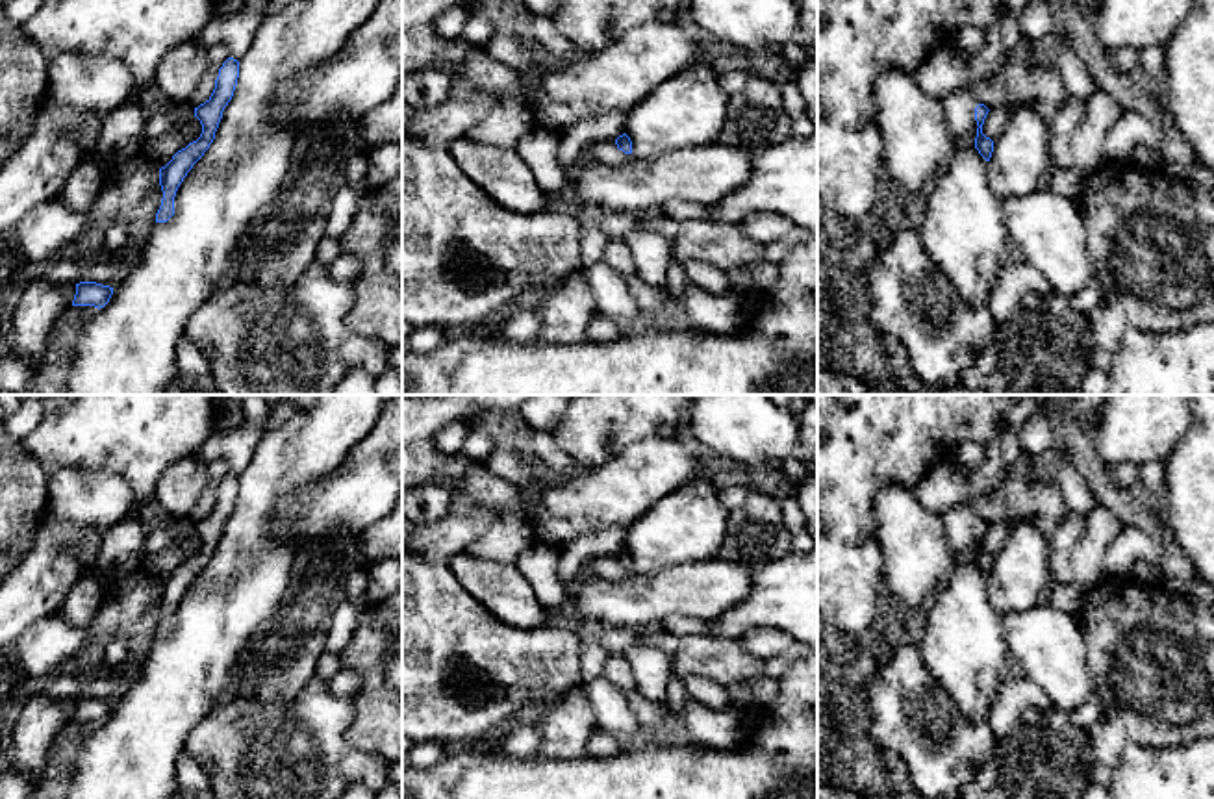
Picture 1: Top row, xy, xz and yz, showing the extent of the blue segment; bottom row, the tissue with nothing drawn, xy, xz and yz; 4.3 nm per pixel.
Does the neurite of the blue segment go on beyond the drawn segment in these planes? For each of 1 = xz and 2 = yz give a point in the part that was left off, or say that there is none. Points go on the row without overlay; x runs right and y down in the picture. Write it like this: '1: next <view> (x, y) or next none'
1: next none
2: next none

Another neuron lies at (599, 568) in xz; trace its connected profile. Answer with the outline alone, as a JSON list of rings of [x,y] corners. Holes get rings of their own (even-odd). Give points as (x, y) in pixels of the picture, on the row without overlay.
[[[593,558],[582,567],[588,578],[602,578],[610,582],[625,580],[632,575],[632,569],[625,569],[615,558]]]

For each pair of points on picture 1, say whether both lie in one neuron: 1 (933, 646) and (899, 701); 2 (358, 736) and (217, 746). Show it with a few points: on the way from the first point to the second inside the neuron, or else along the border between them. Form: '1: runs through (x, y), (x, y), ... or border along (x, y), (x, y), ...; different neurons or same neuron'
1: border along (916, 644), (923, 666), (949, 696); different neurons
2: border along (351, 699), (353, 722), (347, 740), (382, 759); different neurons

